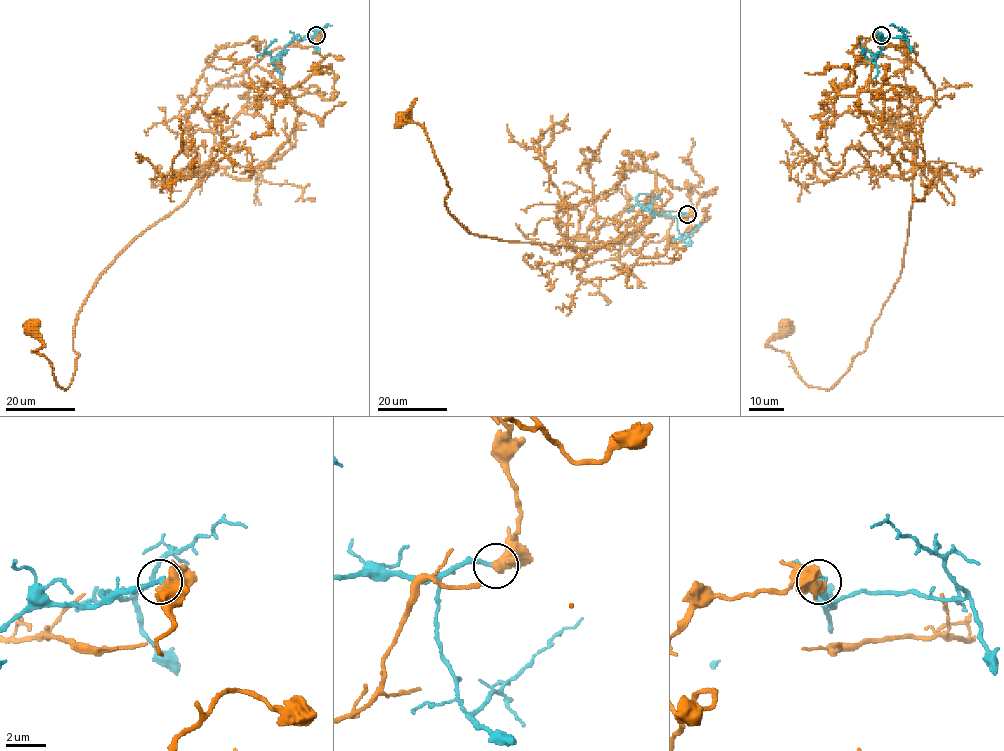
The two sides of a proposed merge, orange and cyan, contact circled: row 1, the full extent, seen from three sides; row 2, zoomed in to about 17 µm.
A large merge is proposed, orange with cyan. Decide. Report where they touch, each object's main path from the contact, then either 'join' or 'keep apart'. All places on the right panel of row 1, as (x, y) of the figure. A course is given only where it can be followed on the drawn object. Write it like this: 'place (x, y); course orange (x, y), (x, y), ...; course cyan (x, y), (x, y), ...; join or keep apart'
place (881, 35); course orange (880, 35), (854, 46), (839, 92), (906, 179), (925, 164), (903, 266), (827, 389), (767, 345), (786, 326); course cyan (880, 35), (881, 49), (873, 58), (860, 45), (860, 40); keep apart

